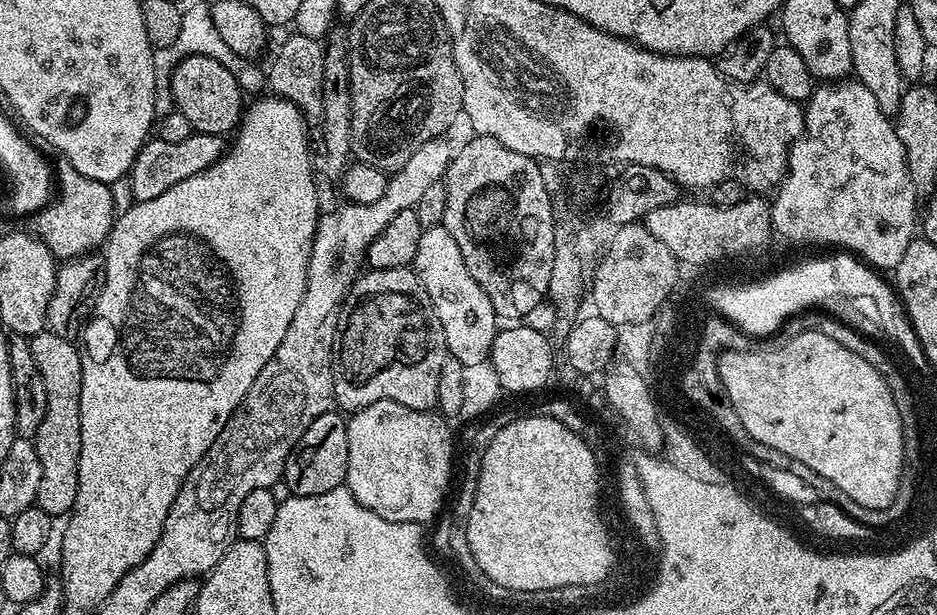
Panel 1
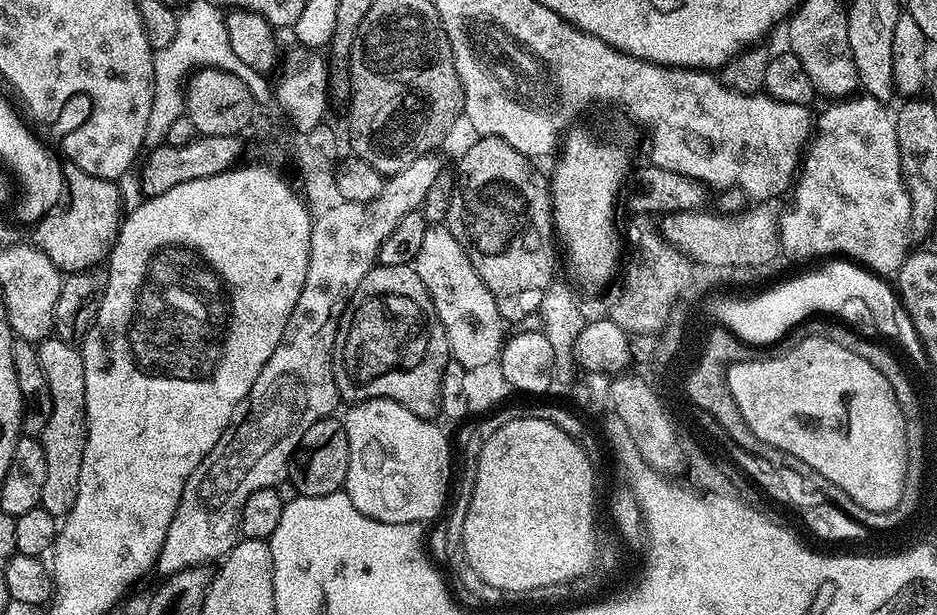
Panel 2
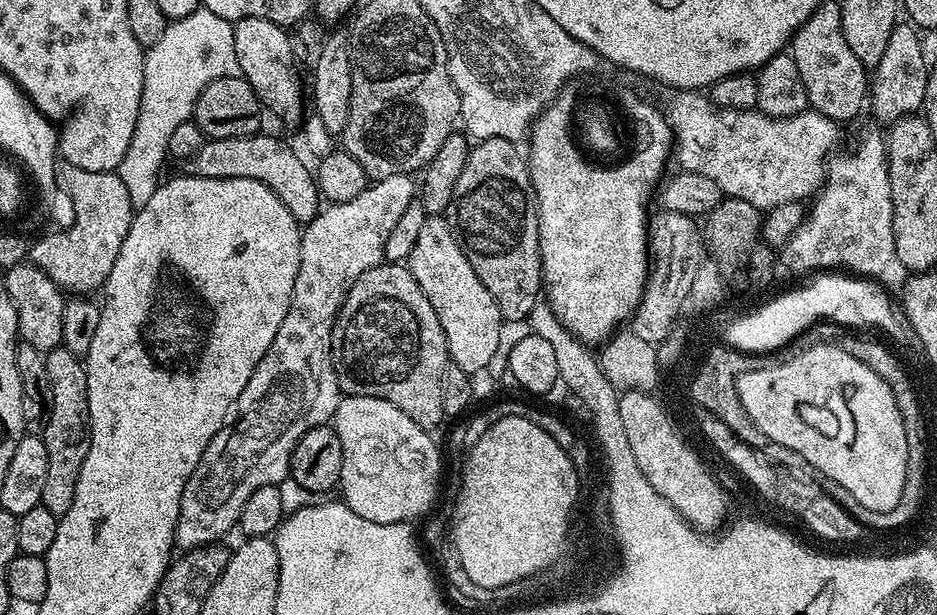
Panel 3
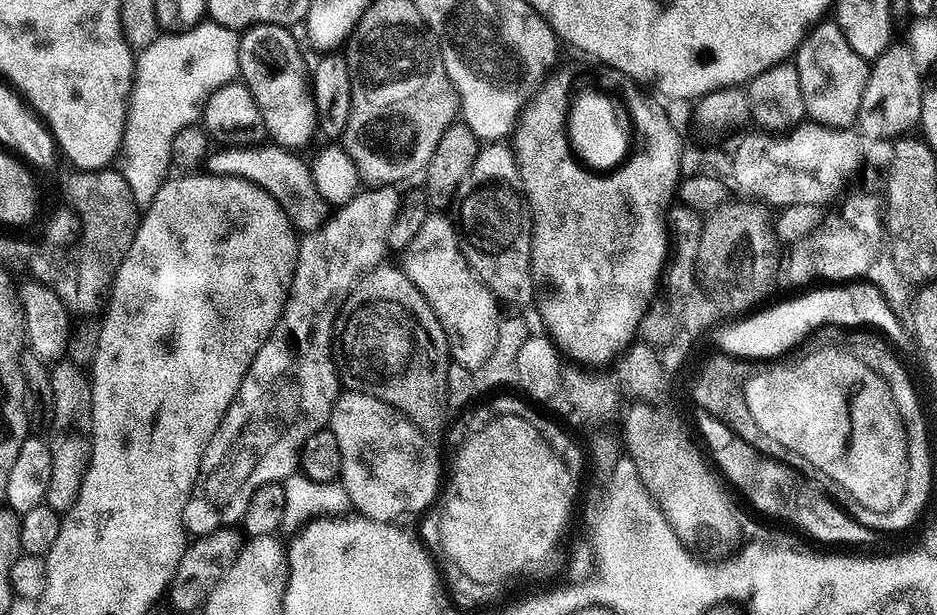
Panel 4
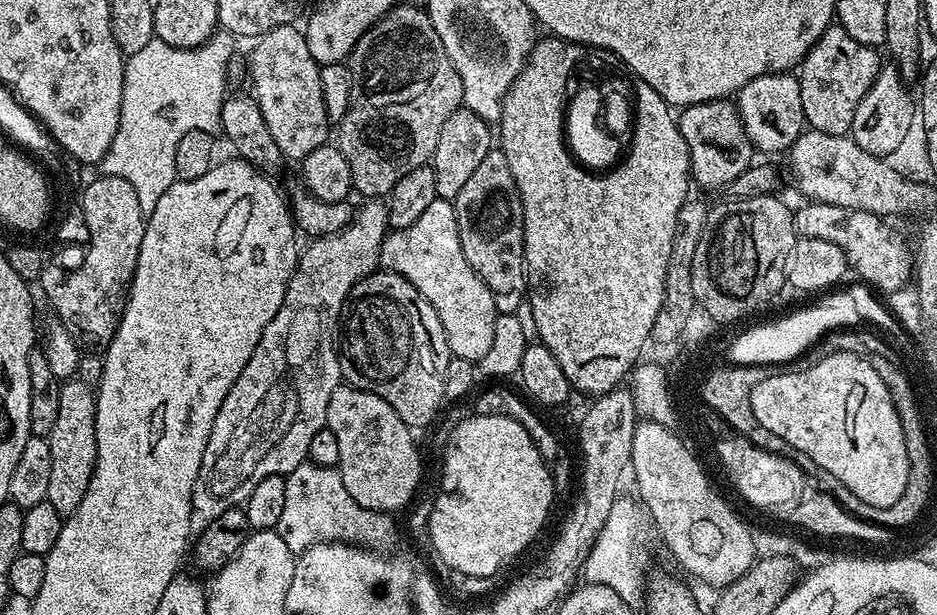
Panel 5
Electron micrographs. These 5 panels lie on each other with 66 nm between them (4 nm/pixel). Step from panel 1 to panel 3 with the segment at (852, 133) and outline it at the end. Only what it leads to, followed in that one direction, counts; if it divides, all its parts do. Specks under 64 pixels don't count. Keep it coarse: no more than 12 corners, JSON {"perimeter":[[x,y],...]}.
{"perimeter":[[885,141],[826,166],[789,245],[801,271],[896,259]]}

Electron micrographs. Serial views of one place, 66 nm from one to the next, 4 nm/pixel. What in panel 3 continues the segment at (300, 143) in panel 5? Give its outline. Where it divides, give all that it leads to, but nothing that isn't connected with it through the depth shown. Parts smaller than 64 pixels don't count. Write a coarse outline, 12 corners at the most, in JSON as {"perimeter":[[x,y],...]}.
{"perimeter":[[266,18],[234,24],[240,75],[281,125],[301,123],[296,52]]}

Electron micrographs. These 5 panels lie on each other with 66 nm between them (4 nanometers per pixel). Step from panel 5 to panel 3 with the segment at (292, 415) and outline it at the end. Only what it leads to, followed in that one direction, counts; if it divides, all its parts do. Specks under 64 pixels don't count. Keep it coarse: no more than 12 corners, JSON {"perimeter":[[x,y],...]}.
{"perimeter":[[411,175],[300,237],[286,318],[180,503],[175,547],[237,527],[342,399],[336,315],[384,260]]}

